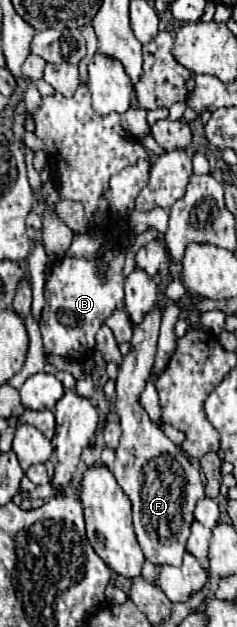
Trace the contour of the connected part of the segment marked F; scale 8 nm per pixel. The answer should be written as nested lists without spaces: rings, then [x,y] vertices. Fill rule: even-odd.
[[[157,305],[153,309],[153,313],[149,313],[145,317],[145,321],[135,327],[133,339],[131,339],[131,353],[127,357],[123,357],[123,365],[119,367],[117,387],[115,387],[115,407],[117,407],[117,415],[119,415],[119,423],[121,423],[121,443],[115,451],[115,467],[113,467],[113,475],[119,483],[119,487],[123,489],[123,493],[131,501],[133,527],[135,527],[137,541],[143,549],[143,555],[145,555],[147,561],[151,561],[157,567],[161,567],[161,565],[181,565],[181,559],[187,553],[185,545],[187,545],[187,539],[189,539],[189,527],[195,521],[195,517],[193,517],[195,505],[205,497],[205,491],[203,491],[205,485],[201,481],[199,471],[189,463],[187,455],[181,449],[177,449],[175,443],[157,425],[153,425],[147,411],[139,403],[141,391],[145,389],[147,377],[151,375],[151,369],[153,369],[159,323],[161,323],[161,307]]]

